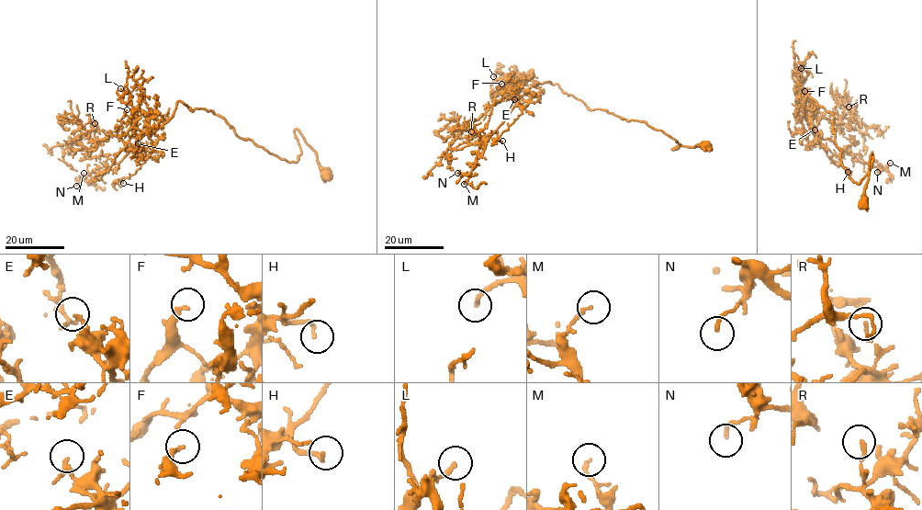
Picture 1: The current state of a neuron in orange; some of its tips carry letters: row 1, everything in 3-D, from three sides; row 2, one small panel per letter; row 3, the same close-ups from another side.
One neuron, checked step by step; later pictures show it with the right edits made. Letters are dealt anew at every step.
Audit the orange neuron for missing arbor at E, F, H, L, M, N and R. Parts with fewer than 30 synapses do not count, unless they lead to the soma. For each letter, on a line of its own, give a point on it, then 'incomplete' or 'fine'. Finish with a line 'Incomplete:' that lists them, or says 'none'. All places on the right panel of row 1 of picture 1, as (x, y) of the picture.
E: place (815, 130); fine
F: place (804, 91); incomplete
H: place (848, 172); fine
L: place (801, 68); incomplete
M: place (890, 163); fine
N: place (877, 172); fine
R: place (848, 107); fine
Incomplete: F, L

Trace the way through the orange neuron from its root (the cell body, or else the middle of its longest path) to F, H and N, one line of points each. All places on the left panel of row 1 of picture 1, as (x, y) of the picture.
F: (325, 175), (297, 130), (301, 152), (289, 162), (211, 110), (178, 101), (148, 134), (121, 121), (127, 109)
H: (325, 175), (297, 130), (301, 152), (289, 162), (211, 110), (178, 101), (153, 133), (152, 152), (123, 183)
N: (325, 175), (297, 130), (301, 152), (289, 162), (211, 110), (178, 101), (153, 133), (157, 141), (76, 186)

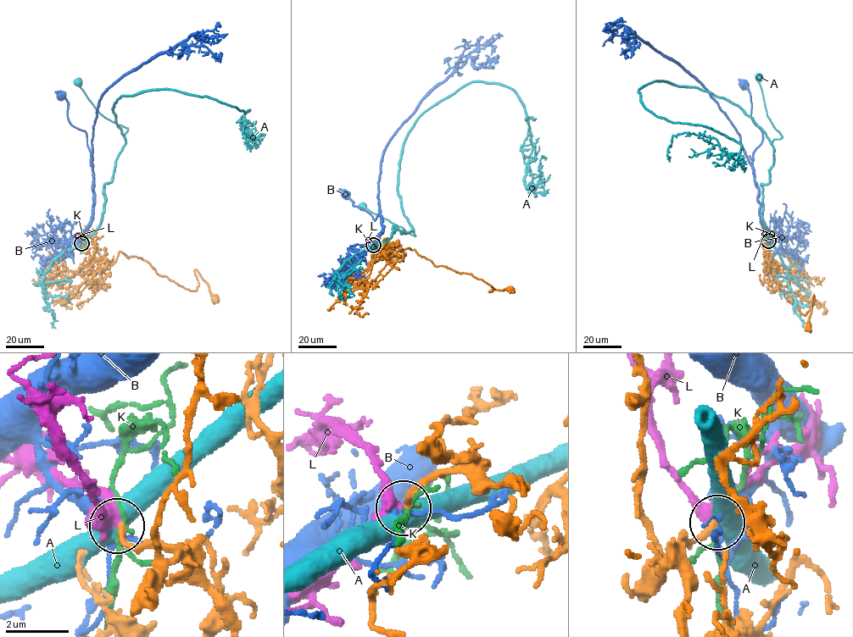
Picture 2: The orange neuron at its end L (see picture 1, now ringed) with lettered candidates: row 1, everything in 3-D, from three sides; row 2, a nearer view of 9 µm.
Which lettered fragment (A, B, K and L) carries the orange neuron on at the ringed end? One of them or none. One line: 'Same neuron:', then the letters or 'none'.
Same neuron: L

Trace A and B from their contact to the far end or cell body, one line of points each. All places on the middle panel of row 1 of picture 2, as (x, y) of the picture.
A: (373, 245), (387, 240), (394, 230), (393, 226), (401, 233), (412, 230), (411, 227), (415, 235), (363, 207)
B: (373, 245), (368, 246), (381, 231), (380, 214), (377, 213), (374, 220), (370, 213), (353, 206), (345, 194)

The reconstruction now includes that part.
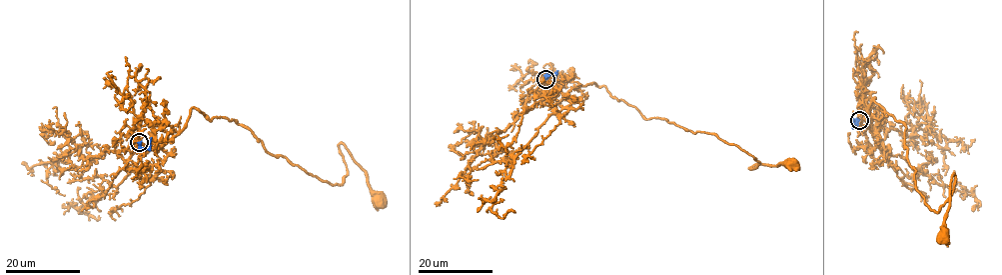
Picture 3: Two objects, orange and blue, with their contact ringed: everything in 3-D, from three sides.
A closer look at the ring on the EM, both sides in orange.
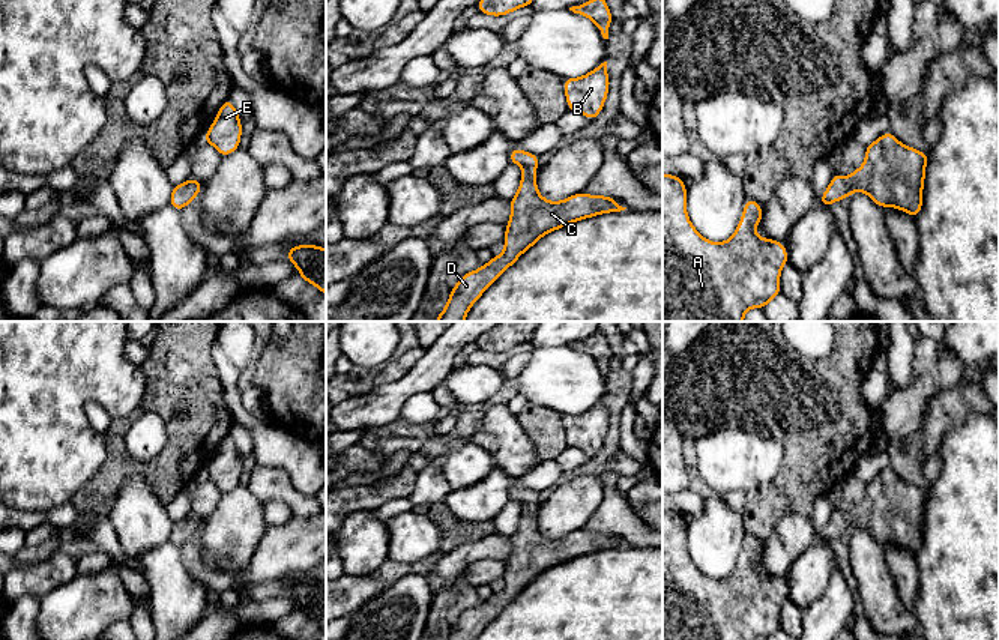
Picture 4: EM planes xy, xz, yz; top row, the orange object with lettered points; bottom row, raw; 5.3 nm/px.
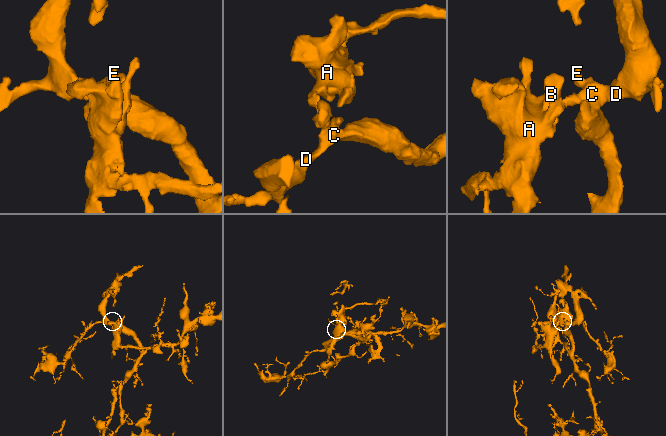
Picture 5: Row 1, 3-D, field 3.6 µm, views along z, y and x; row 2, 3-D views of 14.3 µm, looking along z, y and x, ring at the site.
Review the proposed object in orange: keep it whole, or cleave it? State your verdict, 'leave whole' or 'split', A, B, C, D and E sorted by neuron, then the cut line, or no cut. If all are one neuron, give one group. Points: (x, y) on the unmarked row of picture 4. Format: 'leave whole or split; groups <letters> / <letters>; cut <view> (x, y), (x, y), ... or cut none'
leave whole; groups A B C D E; cut none

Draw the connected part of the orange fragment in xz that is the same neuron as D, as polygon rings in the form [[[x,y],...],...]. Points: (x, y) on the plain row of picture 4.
[[[512,485],[509,499],[520,502],[523,508],[520,524],[514,535],[509,536],[511,553],[505,562],[505,587],[479,605],[463,611],[451,625],[446,640],[475,640],[524,587],[550,568],[584,554],[626,545],[619,542],[616,535],[584,529],[574,530],[562,538],[548,538],[536,524],[538,509],[535,505],[539,500],[539,493],[521,485]]]

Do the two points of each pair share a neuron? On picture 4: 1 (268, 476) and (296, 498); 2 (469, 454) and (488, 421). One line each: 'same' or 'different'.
1: same
2: different

